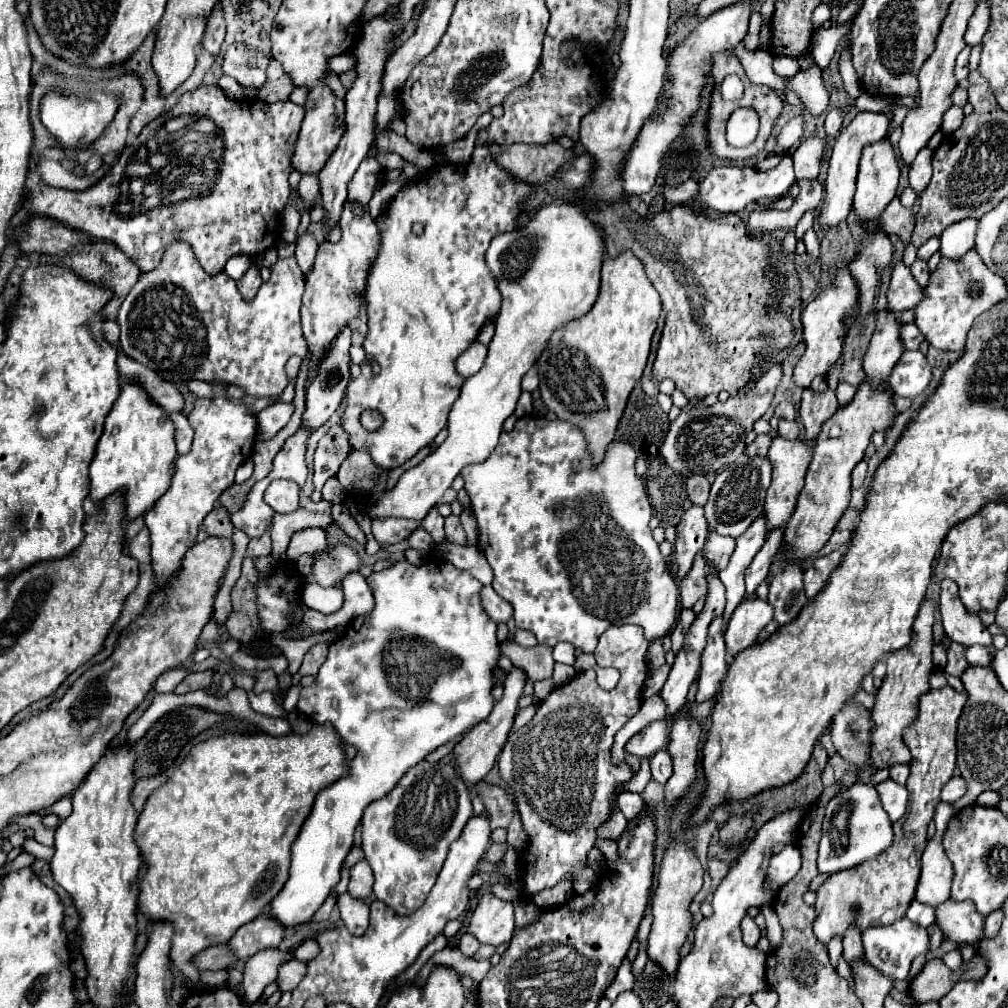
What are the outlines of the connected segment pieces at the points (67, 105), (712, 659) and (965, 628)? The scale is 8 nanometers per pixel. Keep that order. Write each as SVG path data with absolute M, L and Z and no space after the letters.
M50 90L48 94L42 96L40 120L62 150L76 150L78 152L100 138L100 134L106 130L106 126L114 120L118 104L120 104L118 94L96 92L94 98L82 102L76 96L62 96L58 90Z
M714 618L708 628L708 642L702 652L702 670L700 670L700 682L698 682L698 694L696 704L706 702L714 698L722 678L726 676L726 646L724 634L722 634L722 618Z
M952 580L940 582L938 604L940 604L944 632L948 638L964 646L982 644L982 646L992 648L992 634L988 632L988 628L982 624L978 616L972 616L966 612L966 608L962 606L958 598L958 588Z

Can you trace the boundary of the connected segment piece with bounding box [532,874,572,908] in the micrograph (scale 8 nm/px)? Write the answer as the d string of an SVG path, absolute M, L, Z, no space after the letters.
M566 874L566 878L560 884L556 884L552 888L547 888L542 890L542 892L538 892L538 894L534 894L532 896L532 902L536 906L540 906L540 908L556 908L556 906L562 906L564 900L572 898L572 894L566 892L566 888L570 888L570 876L572 874Z

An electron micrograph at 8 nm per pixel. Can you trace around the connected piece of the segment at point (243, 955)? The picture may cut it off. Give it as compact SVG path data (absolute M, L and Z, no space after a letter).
M262 912L254 922L242 926L234 934L234 940L230 940L228 944L234 946L234 954L238 954L238 960L246 962L260 950L278 948L284 936L286 936L284 924L276 920L272 914Z

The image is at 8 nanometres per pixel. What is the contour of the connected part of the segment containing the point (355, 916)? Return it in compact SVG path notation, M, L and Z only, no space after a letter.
M342 894L342 896L338 896L338 908L340 908L340 916L342 916L344 926L354 936L362 936L368 928L368 914L370 914L368 904L352 898L350 894Z

